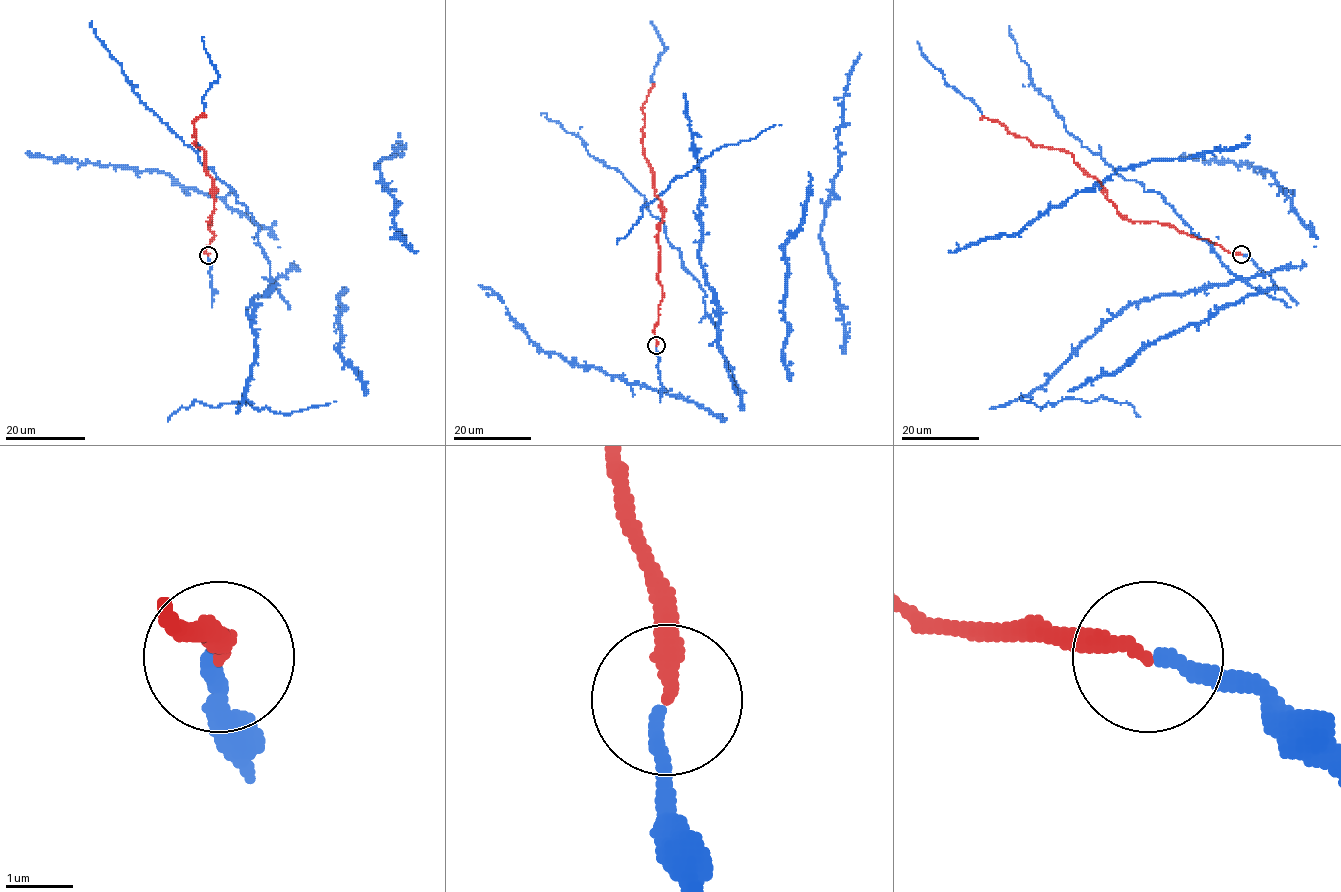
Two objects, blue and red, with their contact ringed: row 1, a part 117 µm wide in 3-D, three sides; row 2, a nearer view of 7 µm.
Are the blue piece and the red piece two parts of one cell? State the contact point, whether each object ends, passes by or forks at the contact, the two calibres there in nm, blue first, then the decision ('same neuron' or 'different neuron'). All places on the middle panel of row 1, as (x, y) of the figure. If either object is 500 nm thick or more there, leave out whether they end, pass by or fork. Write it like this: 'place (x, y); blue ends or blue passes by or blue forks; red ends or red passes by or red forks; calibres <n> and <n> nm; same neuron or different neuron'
place (656, 345); blue ends; red ends; calibres 200 and 280 nm; same neuron

